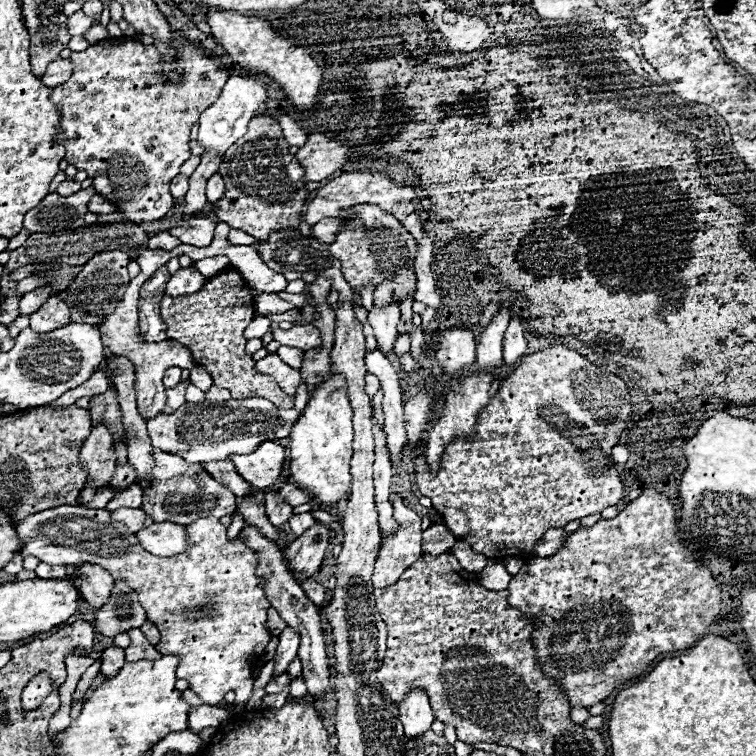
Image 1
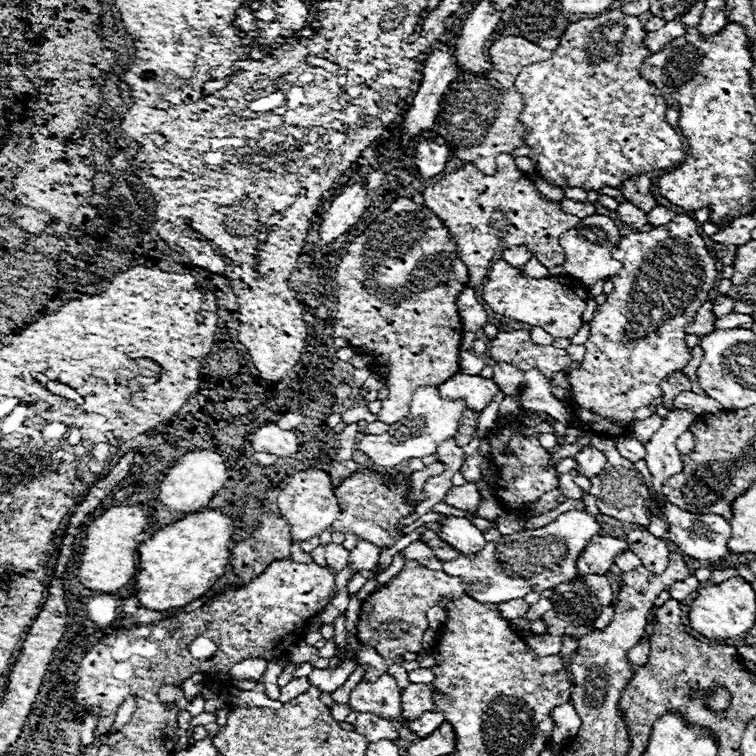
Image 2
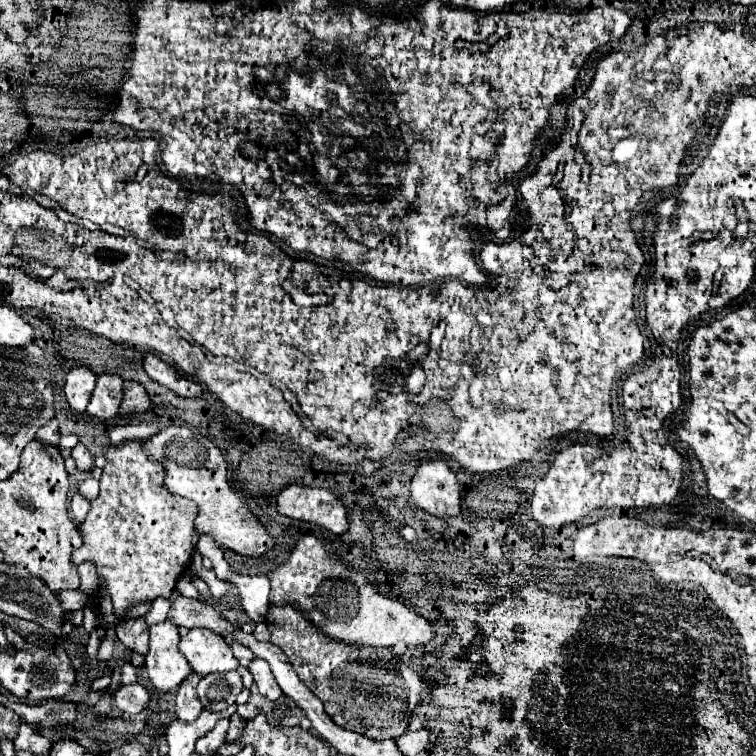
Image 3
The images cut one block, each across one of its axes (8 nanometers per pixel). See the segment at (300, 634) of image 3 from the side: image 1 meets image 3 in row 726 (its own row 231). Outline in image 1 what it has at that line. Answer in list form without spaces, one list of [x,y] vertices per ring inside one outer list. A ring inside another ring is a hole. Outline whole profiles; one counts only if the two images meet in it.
[[[358,204],[354,208],[358,218],[348,218],[346,228],[338,234],[336,242],[330,244],[330,254],[342,262],[342,274],[354,290],[360,292],[362,286],[374,284],[374,306],[388,306],[392,302],[402,302],[410,292],[416,290],[414,274],[414,238],[402,228],[402,224],[378,210],[378,206]]]

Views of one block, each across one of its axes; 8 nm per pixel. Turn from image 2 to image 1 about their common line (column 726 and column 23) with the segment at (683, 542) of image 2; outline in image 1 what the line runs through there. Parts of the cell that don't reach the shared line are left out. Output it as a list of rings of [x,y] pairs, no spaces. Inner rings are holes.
[[[56,506],[46,512],[30,514],[18,524],[20,540],[24,542],[20,554],[36,556],[46,564],[98,564],[106,568],[114,580],[126,580],[134,592],[140,594],[140,604],[148,614],[148,622],[154,622],[160,630],[160,644],[156,646],[162,654],[180,656],[176,676],[190,682],[190,690],[196,692],[204,702],[220,702],[226,692],[234,690],[235,705],[245,705],[252,694],[252,666],[260,660],[260,654],[270,642],[270,632],[266,624],[266,610],[272,606],[264,594],[262,582],[256,576],[258,556],[240,538],[228,540],[228,528],[218,522],[216,516],[198,518],[186,524],[186,552],[162,558],[146,552],[134,532],[112,520],[110,512],[104,508],[84,508],[84,506]]]

